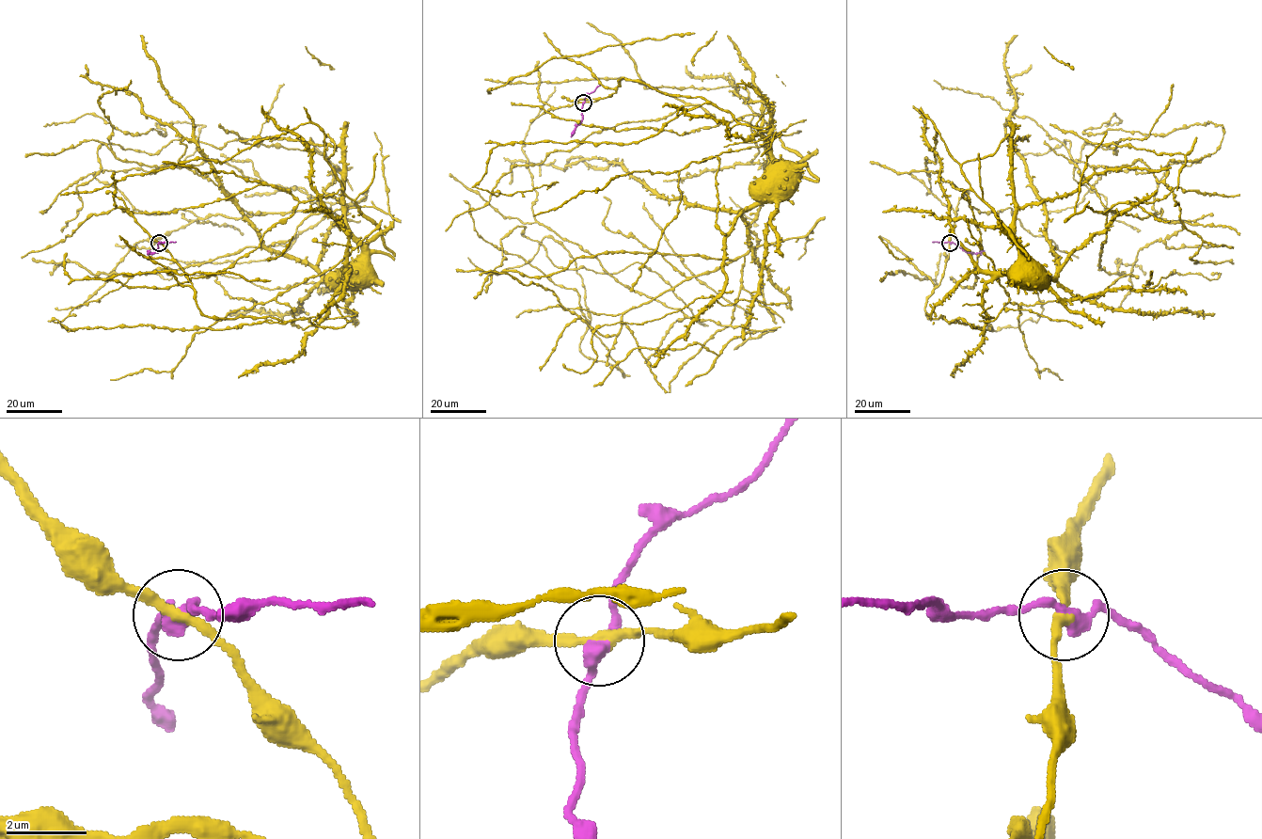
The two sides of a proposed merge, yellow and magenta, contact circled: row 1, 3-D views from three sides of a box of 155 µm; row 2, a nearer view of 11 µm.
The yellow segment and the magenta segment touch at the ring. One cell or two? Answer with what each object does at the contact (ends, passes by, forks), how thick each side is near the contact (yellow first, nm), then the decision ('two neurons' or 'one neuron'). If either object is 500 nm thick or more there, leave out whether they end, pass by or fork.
yellow passes by; magenta passes by; 240 nm thick on the yellow side, 340 nm on the other; two neurons

